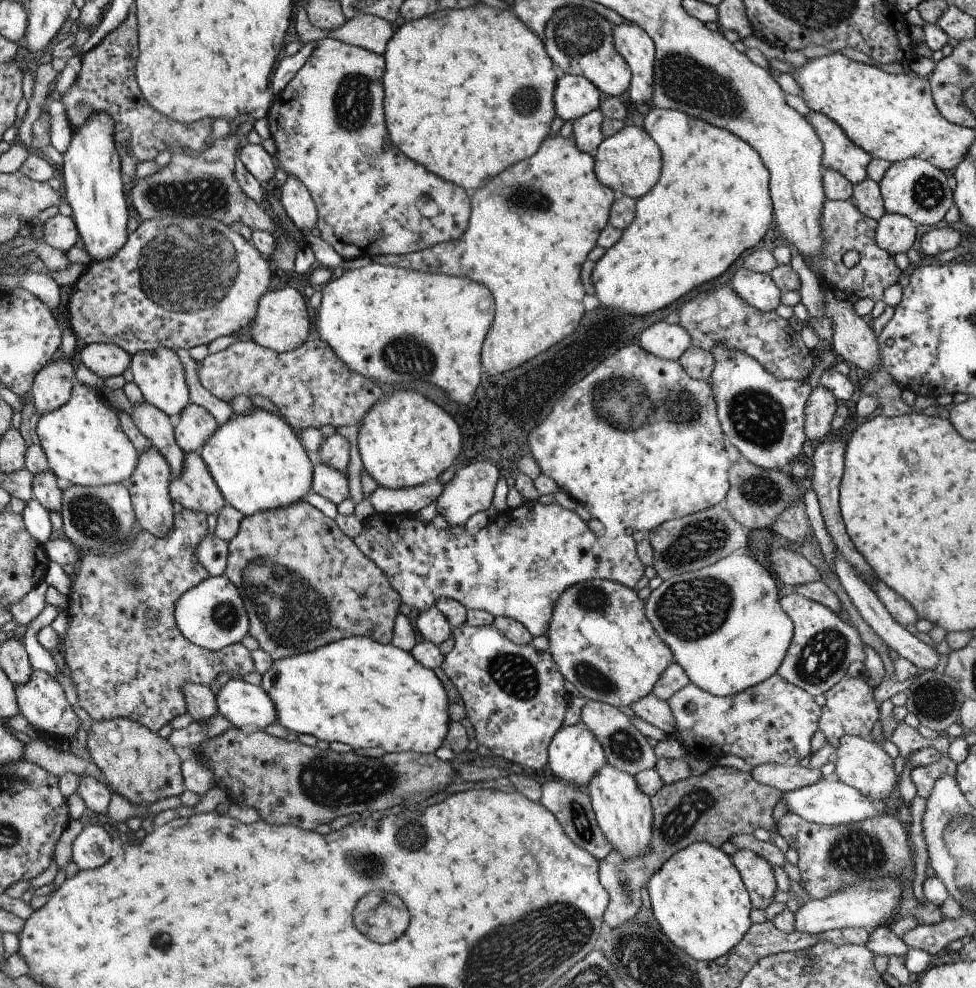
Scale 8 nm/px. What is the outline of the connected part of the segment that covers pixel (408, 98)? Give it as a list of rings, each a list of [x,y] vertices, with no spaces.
[[[482,3],[465,9],[442,9],[428,16],[406,21],[396,28],[396,32],[387,42],[385,54],[385,69],[383,74],[383,113],[386,114],[386,128],[390,144],[398,146],[408,158],[420,162],[426,170],[440,176],[448,182],[457,184],[468,192],[484,186],[488,178],[504,172],[508,166],[515,165],[521,160],[530,158],[540,148],[542,141],[552,131],[550,124],[557,116],[553,101],[556,86],[553,60],[548,56],[545,44],[510,10],[498,10]]]

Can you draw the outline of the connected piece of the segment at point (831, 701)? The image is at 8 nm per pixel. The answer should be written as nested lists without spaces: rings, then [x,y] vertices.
[[[865,673],[857,677],[846,674],[824,693],[826,704],[821,707],[818,728],[834,748],[837,748],[843,736],[856,735],[871,739],[872,728],[879,722],[879,702],[875,699],[875,690],[868,685],[866,679]]]

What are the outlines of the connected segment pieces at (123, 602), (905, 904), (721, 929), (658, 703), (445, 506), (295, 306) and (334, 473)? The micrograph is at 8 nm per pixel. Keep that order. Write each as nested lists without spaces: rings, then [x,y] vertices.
[[[184,508],[180,514],[175,514],[175,530],[168,534],[166,538],[152,535],[150,532],[140,532],[140,538],[132,538],[132,542],[128,544],[128,548],[124,548],[122,552],[116,554],[91,554],[82,555],[80,560],[80,570],[78,576],[74,578],[72,586],[70,587],[70,594],[68,594],[68,630],[66,636],[61,640],[64,651],[64,660],[68,664],[68,668],[72,671],[72,680],[76,686],[76,693],[78,694],[79,706],[82,707],[88,716],[94,720],[104,722],[106,720],[114,720],[114,718],[130,718],[132,721],[142,724],[148,730],[154,733],[169,724],[177,716],[182,716],[187,712],[187,700],[185,696],[185,687],[190,682],[200,683],[210,686],[213,680],[220,672],[236,672],[236,674],[246,674],[255,671],[254,661],[250,657],[251,651],[244,647],[242,643],[237,642],[234,645],[228,645],[227,648],[217,651],[211,651],[204,647],[198,646],[193,642],[189,642],[182,635],[182,632],[177,628],[175,622],[175,606],[176,602],[180,600],[182,594],[186,594],[188,590],[194,588],[199,582],[208,578],[208,571],[197,561],[194,554],[196,546],[204,534],[208,532],[208,524],[206,524],[206,513],[196,512],[195,510],[188,510]]]
[[[788,811],[777,822],[776,830],[788,842],[789,848],[798,852],[801,884],[808,890],[809,898],[822,900],[849,885],[890,877],[900,883],[901,899],[892,921],[884,922],[883,926],[891,929],[904,916],[916,916],[918,925],[935,925],[944,920],[938,905],[928,900],[919,902],[912,891],[915,867],[908,841],[910,836],[892,812],[845,825],[821,825]]]
[[[695,842],[675,852],[647,882],[651,908],[669,940],[699,961],[714,961],[728,954],[750,928],[750,895],[730,856],[709,842]]]
[[[650,694],[633,702],[630,706],[637,717],[663,730],[666,735],[675,736],[676,726],[670,705]]]
[[[472,462],[462,466],[452,480],[443,486],[442,494],[435,500],[437,512],[444,516],[450,526],[462,526],[473,514],[490,508],[499,478],[500,472],[492,462]]]
[[[285,287],[275,291],[268,291],[260,297],[259,310],[252,321],[252,340],[263,347],[275,351],[288,352],[301,348],[310,336],[310,318],[306,310],[306,302],[302,300],[302,294],[294,288]]]
[[[318,461],[315,468],[315,482],[312,488],[314,493],[324,496],[326,500],[333,502],[336,506],[350,496],[346,475]]]

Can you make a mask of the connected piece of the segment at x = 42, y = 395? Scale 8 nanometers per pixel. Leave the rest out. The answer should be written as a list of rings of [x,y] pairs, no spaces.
[[[60,358],[51,365],[44,366],[31,389],[35,412],[44,416],[61,408],[70,400],[75,382],[74,368],[69,360]]]

